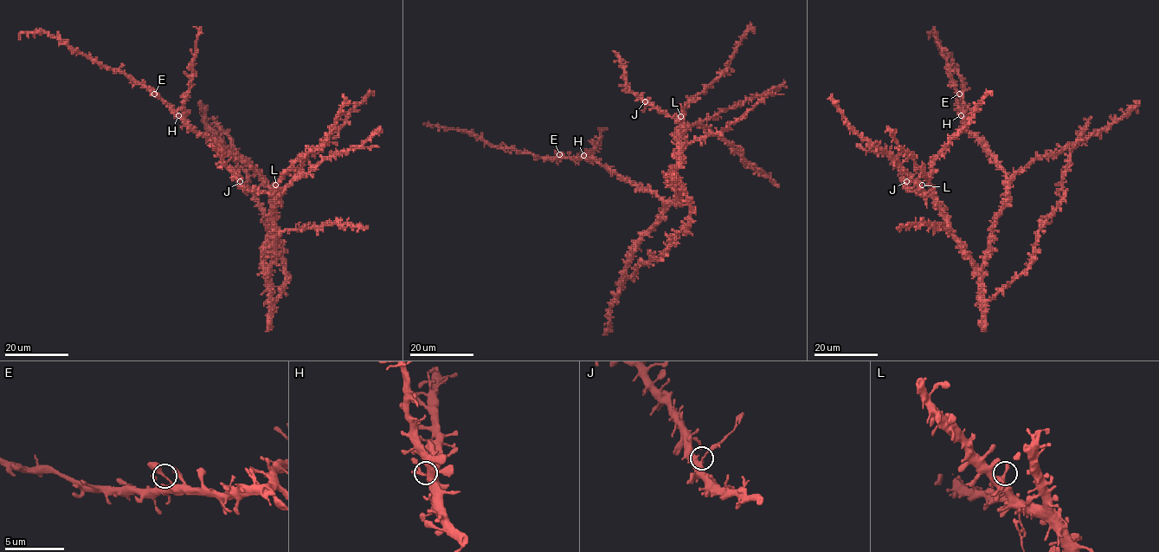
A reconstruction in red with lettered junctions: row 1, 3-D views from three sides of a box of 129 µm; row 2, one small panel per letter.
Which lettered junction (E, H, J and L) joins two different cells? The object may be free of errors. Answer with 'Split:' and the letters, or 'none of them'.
Split: J

